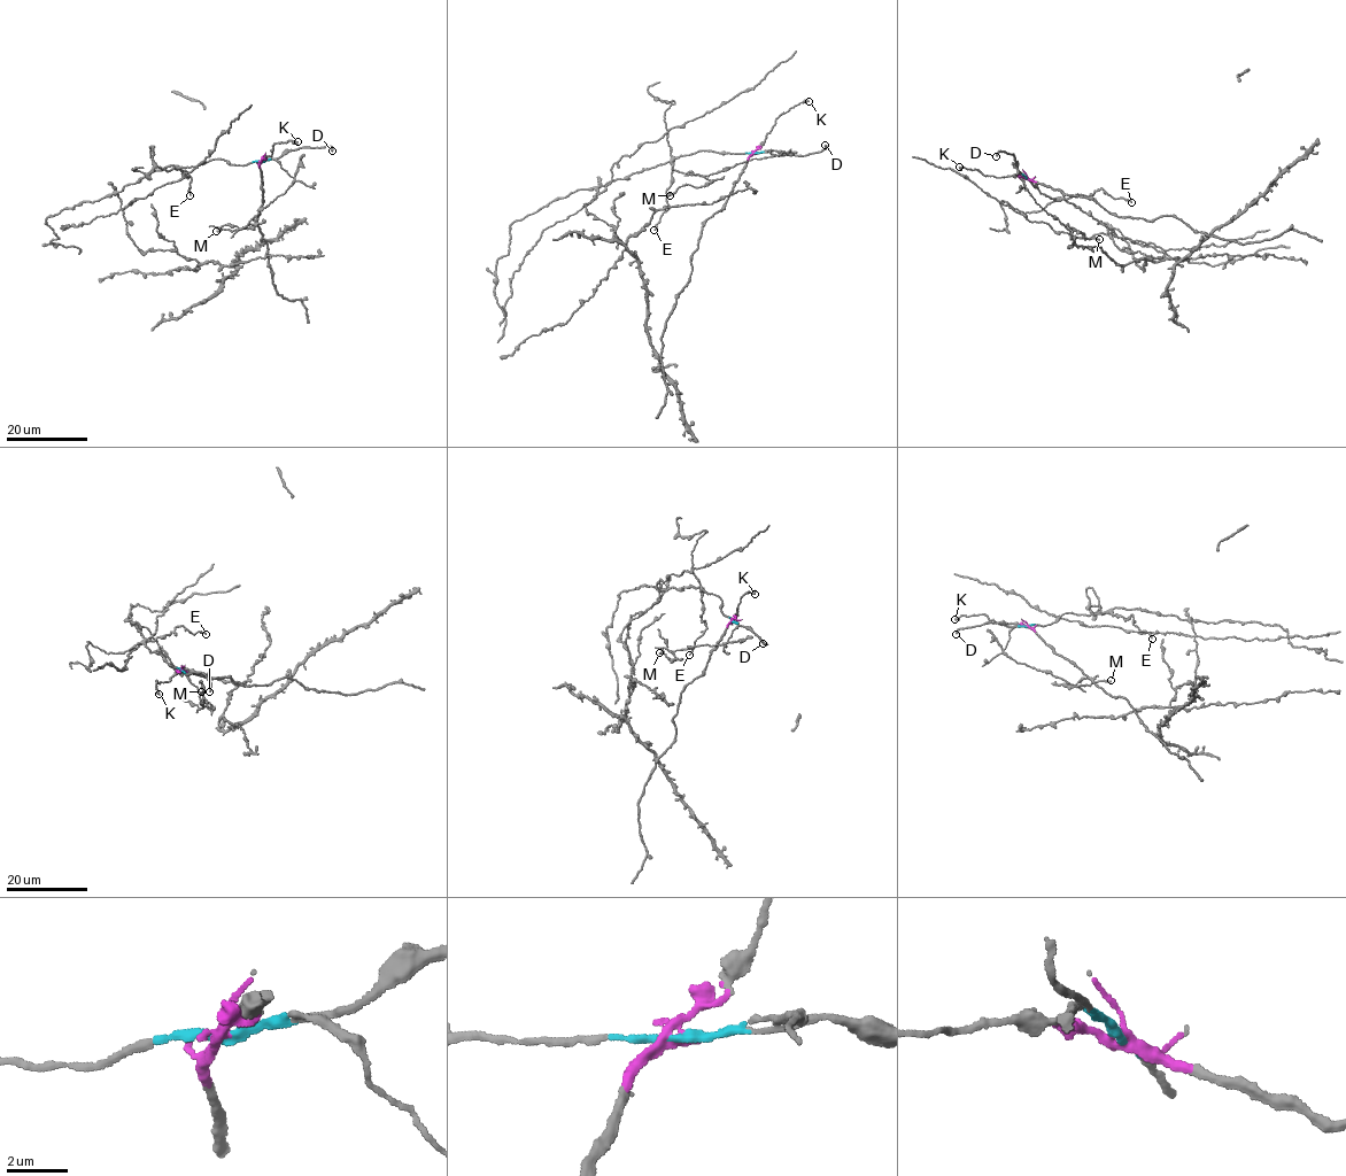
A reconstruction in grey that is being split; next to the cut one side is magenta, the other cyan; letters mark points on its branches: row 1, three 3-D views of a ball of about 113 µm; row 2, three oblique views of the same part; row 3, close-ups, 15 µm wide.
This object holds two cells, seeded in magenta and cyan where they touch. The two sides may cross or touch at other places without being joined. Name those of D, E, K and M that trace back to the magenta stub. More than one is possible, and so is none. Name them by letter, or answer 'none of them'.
K

